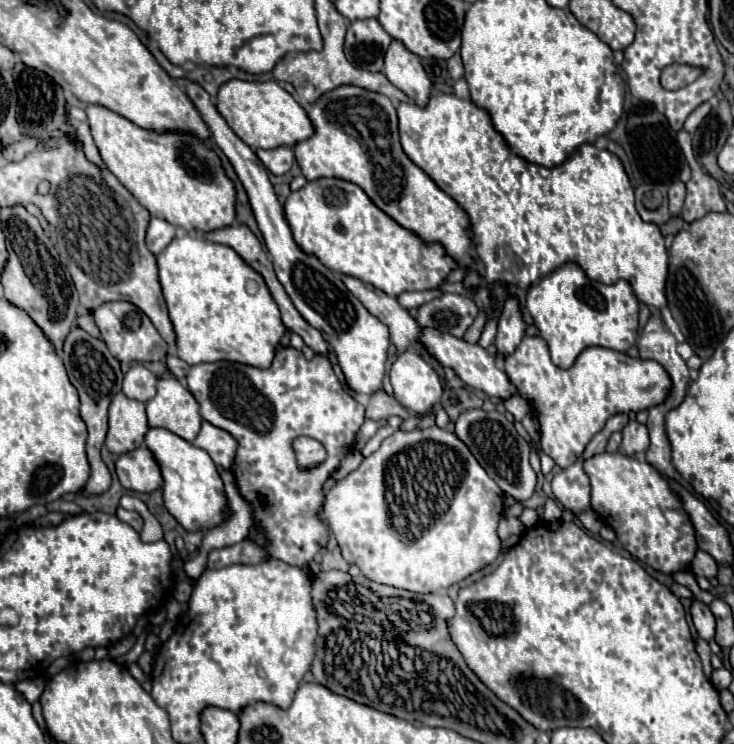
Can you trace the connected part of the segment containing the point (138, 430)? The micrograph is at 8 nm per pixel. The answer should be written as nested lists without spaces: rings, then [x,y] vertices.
[[[117,394],[109,406],[109,432],[105,440],[107,450],[119,456],[143,446],[147,430],[145,404],[131,400],[125,394]]]

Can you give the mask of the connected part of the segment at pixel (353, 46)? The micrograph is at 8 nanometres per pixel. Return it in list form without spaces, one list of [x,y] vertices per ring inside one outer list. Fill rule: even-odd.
[[[353,20],[345,36],[345,56],[347,60],[369,72],[383,70],[383,56],[393,38],[381,28],[381,24],[371,20]]]

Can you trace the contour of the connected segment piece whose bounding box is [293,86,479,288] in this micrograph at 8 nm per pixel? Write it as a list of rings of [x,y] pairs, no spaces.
[[[339,86],[323,94],[311,108],[309,118],[315,134],[295,144],[295,158],[307,180],[341,178],[365,190],[365,194],[403,228],[413,230],[425,242],[441,242],[459,264],[471,268],[465,286],[479,284],[477,264],[471,254],[469,218],[459,204],[447,196],[419,166],[415,166],[399,144],[397,110],[393,102],[377,92],[359,86]]]

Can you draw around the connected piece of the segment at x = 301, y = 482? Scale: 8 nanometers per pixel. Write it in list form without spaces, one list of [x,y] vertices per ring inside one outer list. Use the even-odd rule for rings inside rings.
[[[283,346],[277,348],[275,360],[267,370],[253,368],[247,364],[237,364],[237,362],[211,362],[211,364],[191,366],[187,374],[187,388],[199,402],[201,418],[221,430],[227,430],[239,442],[235,464],[233,464],[237,488],[239,494],[251,504],[255,522],[269,536],[267,548],[259,548],[257,544],[243,540],[239,544],[213,550],[209,552],[207,566],[225,568],[231,564],[259,564],[267,554],[291,566],[303,566],[309,560],[313,560],[319,554],[319,550],[327,544],[329,538],[327,526],[317,518],[317,512],[323,504],[321,486],[339,466],[343,456],[355,446],[355,434],[363,424],[365,408],[343,392],[335,376],[335,370],[325,356],[315,354],[313,360],[305,360],[303,354],[297,352],[295,348],[283,348]],[[297,436],[313,436],[315,440],[319,440],[327,450],[327,458],[313,468],[299,468],[291,448],[291,442]]]

